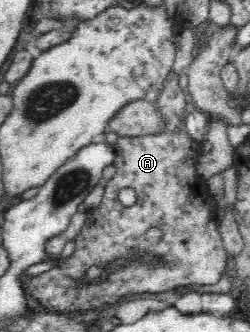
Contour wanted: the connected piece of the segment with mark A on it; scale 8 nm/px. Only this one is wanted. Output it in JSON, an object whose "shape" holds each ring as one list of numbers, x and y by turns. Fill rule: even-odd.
{"shape":[[173,68,170,72,167,72,161,85,149,97,150,102,157,109,157,114,161,116,164,128,156,134,120,137,112,145,115,148,115,160,112,166,116,169,116,174,113,179,108,180,107,187,112,188,114,194,106,196,106,192,103,192,102,202,96,207,96,210,92,210,92,218,94,218,90,222,92,230,86,228,88,232,78,233,76,252,59,262,52,270,33,277,28,284,22,285,31,300,48,307,48,309,54,309,54,311,85,307,90,302,94,305,106,304,106,302,110,304,110,302,116,302,120,296,135,292,164,292,174,288,174,286,216,284,222,278,222,274,229,272,231,259,224,249,218,231,219,223,208,214,214,204,206,202,206,206,204,206,206,188,202,188,202,184,198,184,201,179,196,174,195,166,200,153,197,151,196,144,190,140,184,123,183,110,189,100,188,95,184,92,184,85,184,76,176,74],[120,188,134,188,136,190,134,206,124,206,120,203,118,196,116,196,116,192],[152,228,160,230,158,240,148,238,148,230,152,230],[142,249,160,254,163,264,155,270,155,268,140,266,131,262,130,267,127,265,128,271,127,269,119,271,118,276,114,276,114,280,106,280,106,284,100,284,97,290,91,288,75,290,71,286,70,279,78,276,78,273,86,272,88,268,96,269,102,264,102,261,113,261,116,257,133,255]]}

